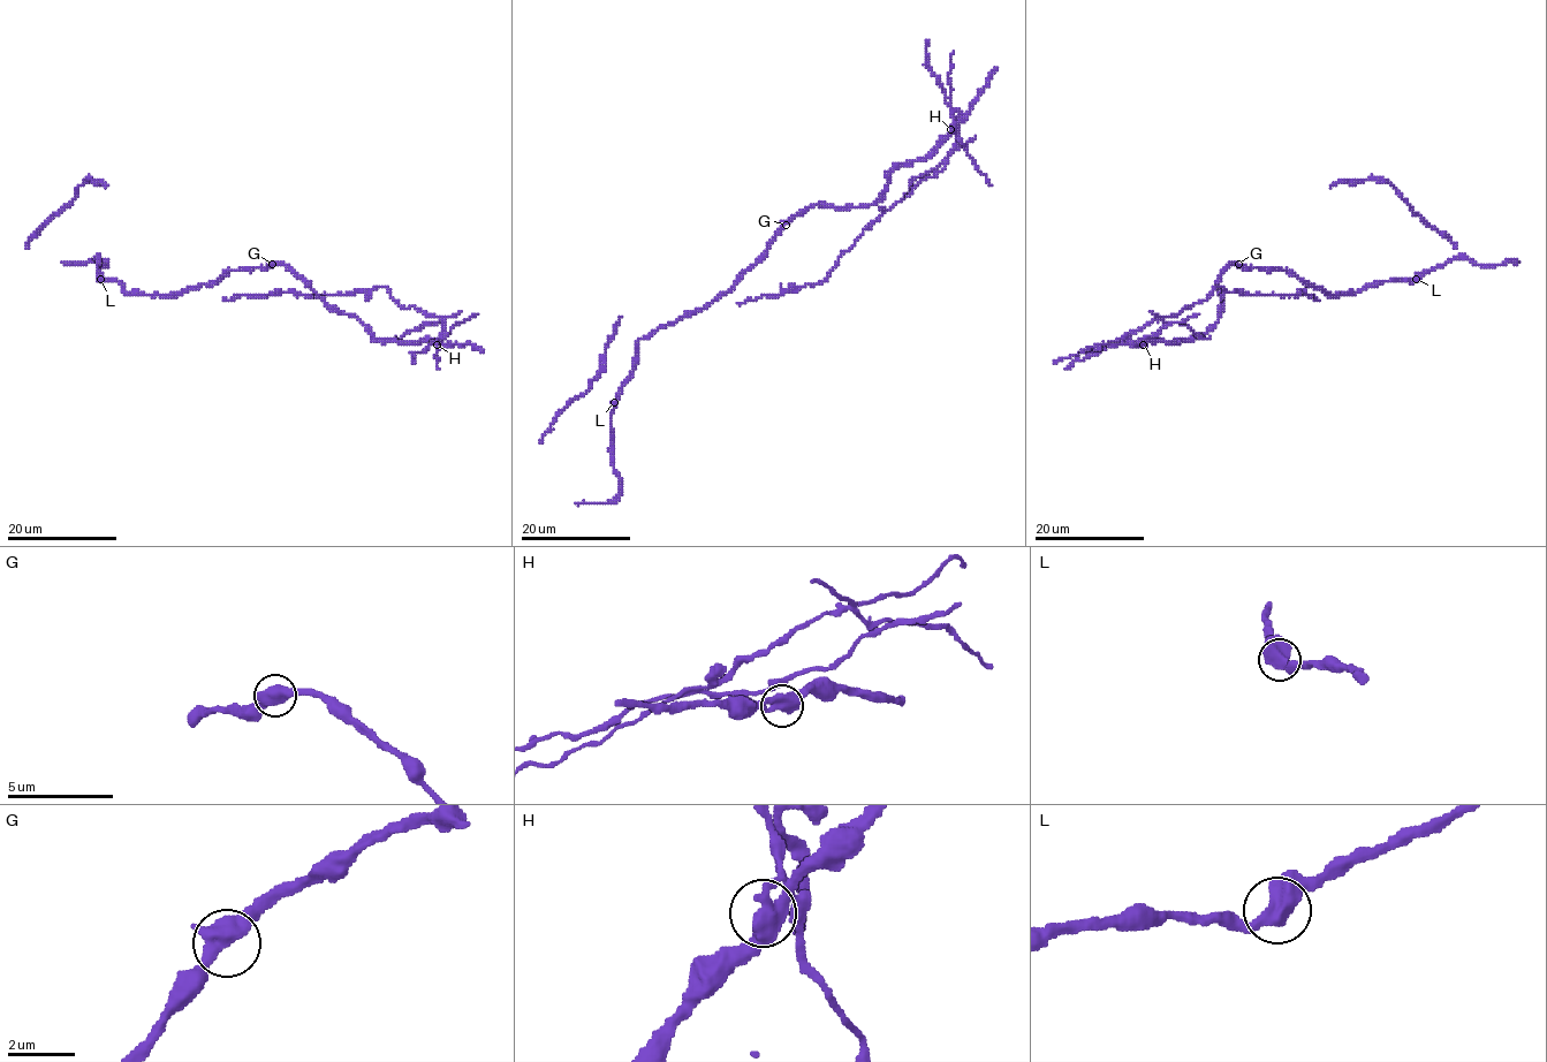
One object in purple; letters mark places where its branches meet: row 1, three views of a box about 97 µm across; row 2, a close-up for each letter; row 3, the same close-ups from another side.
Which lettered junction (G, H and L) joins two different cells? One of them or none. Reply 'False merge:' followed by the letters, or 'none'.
False merge: H

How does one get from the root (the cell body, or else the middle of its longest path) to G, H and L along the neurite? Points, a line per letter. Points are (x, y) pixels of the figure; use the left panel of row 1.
G: (294, 271), (282, 264), (272, 264)
H: (294, 271), (332, 308), (354, 315), (374, 339), (434, 341), (438, 344)
L: (294, 271), (282, 264), (232, 270), (213, 283), (201, 283), (171, 295), (127, 294), (119, 282), (100, 279)

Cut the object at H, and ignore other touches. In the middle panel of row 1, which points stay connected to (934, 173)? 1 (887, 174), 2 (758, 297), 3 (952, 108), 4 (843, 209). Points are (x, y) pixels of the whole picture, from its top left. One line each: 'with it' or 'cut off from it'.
1: cut off from it
2: with it
3: with it
4: cut off from it

